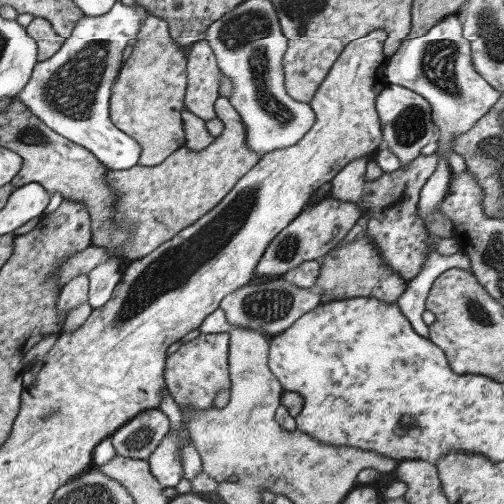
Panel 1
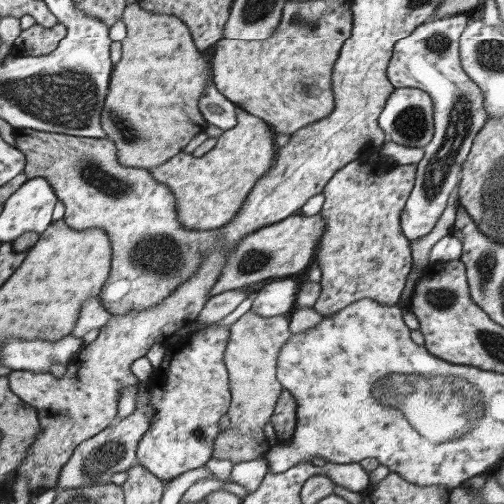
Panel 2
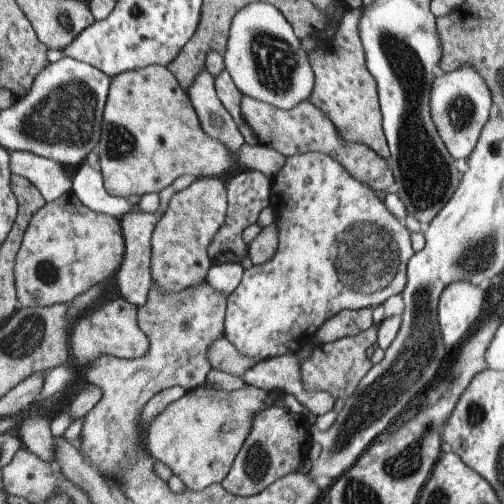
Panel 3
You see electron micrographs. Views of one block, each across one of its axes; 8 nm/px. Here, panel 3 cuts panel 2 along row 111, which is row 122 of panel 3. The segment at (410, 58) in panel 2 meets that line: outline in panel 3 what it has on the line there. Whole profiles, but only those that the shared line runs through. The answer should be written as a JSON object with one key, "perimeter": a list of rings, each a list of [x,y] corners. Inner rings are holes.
{"perimeter":[[[469,62],[449,72],[435,72],[431,80],[431,94],[429,94],[431,122],[453,160],[467,160],[473,146],[477,144],[481,128],[489,116],[491,104],[493,98],[489,86]]]}

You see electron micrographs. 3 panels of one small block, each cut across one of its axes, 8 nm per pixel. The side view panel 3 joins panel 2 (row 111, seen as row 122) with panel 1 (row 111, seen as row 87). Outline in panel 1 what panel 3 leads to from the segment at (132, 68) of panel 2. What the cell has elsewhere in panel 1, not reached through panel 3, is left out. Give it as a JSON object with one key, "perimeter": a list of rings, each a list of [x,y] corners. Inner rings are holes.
{"perimeter":[[[149,16],[139,28],[131,56],[123,62],[109,98],[109,120],[141,146],[137,166],[159,166],[185,144],[185,132],[179,118],[185,106],[187,56],[169,38],[169,26]]]}

